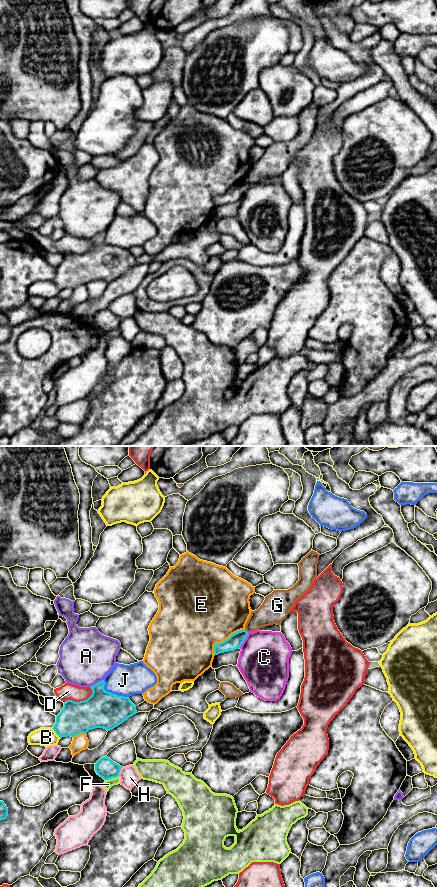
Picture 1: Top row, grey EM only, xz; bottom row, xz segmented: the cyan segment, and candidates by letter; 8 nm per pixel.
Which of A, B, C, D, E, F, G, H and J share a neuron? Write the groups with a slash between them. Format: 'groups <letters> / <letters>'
groups A / B / C / D / E / F G / H / J

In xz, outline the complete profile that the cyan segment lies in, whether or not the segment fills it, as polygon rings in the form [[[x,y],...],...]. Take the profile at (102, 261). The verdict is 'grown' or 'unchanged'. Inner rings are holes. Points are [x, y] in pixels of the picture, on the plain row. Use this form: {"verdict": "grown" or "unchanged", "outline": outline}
{"verdict": "unchanged", "outline": [[[102,232],[90,239],[93,244],[87,252],[64,255],[52,280],[60,290],[74,289],[95,280],[110,283],[137,265],[129,249],[107,244],[104,238]]]}

